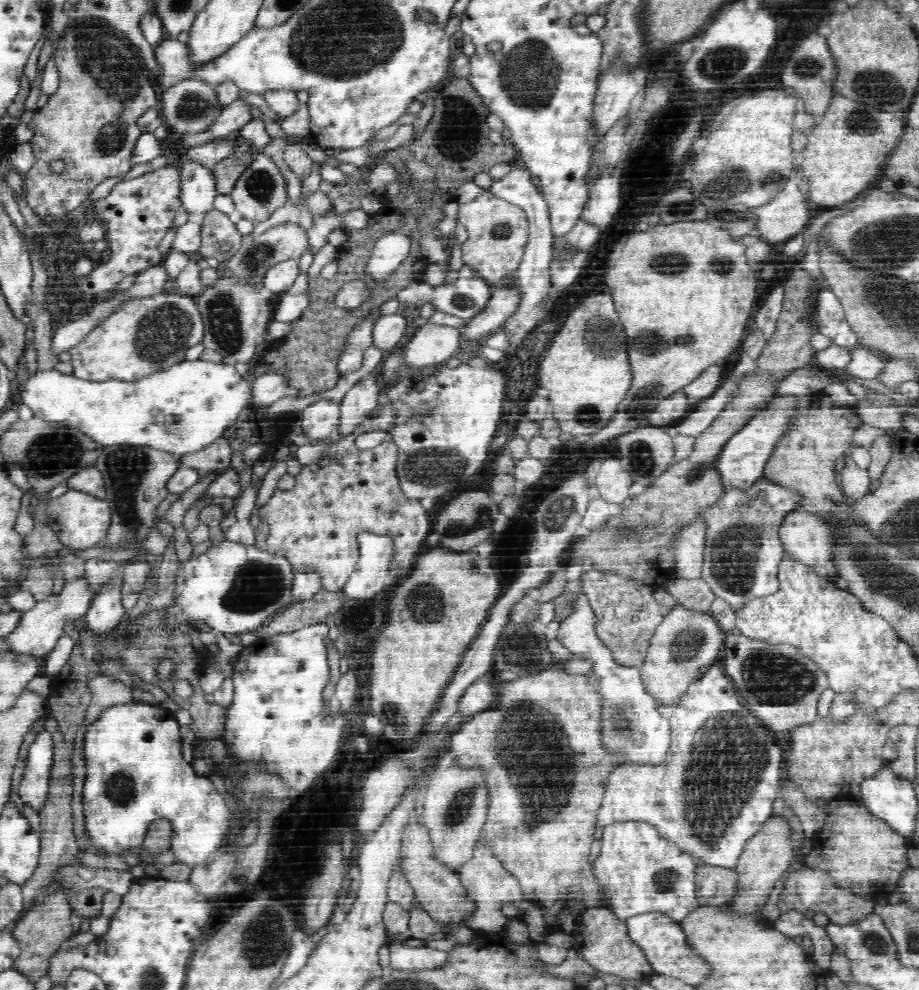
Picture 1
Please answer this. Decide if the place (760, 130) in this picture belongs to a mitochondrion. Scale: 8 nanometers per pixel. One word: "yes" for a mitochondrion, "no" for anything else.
no

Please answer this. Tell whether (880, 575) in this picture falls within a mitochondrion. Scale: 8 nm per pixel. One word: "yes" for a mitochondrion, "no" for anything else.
yes

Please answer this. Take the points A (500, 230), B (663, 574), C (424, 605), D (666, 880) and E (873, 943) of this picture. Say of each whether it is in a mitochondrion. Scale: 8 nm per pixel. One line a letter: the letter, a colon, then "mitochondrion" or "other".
A: mitochondrion
B: other
C: mitochondrion
D: mitochondrion
E: mitochondrion

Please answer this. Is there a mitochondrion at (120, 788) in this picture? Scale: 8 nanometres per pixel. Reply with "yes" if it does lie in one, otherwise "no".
yes

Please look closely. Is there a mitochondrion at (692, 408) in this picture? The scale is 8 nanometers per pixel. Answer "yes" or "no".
no

